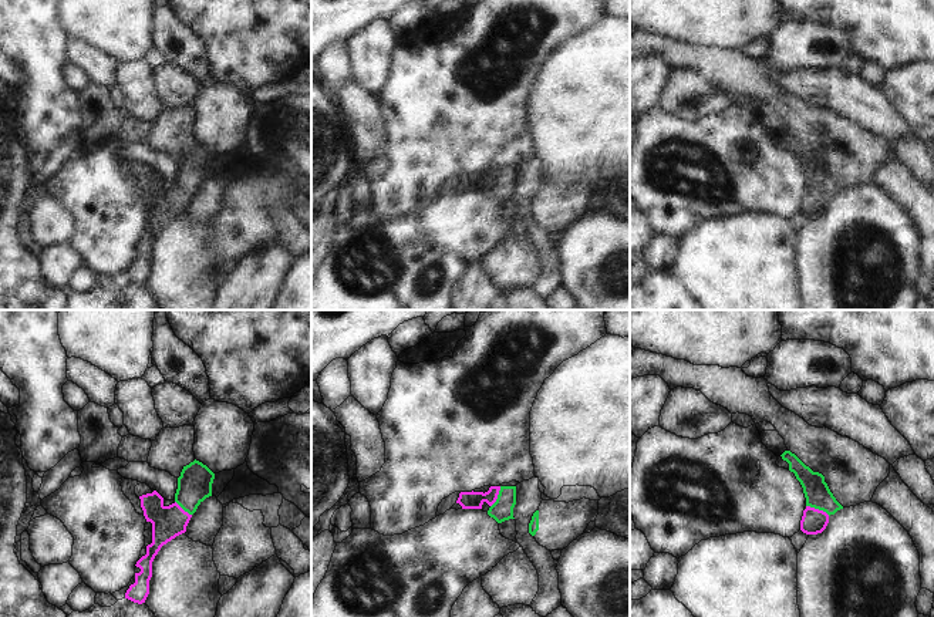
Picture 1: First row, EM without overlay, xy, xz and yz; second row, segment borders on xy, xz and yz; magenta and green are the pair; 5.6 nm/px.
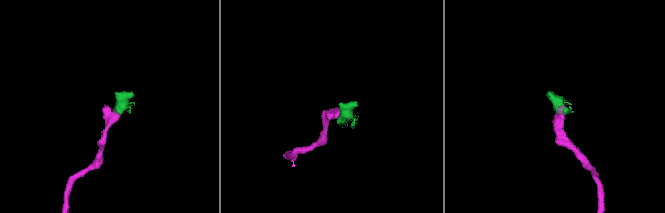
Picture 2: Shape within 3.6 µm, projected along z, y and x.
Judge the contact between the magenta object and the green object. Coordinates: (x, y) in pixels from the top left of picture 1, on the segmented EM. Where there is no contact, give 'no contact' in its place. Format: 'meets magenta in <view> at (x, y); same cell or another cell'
meets magenta in yz at (818, 509); same cell

